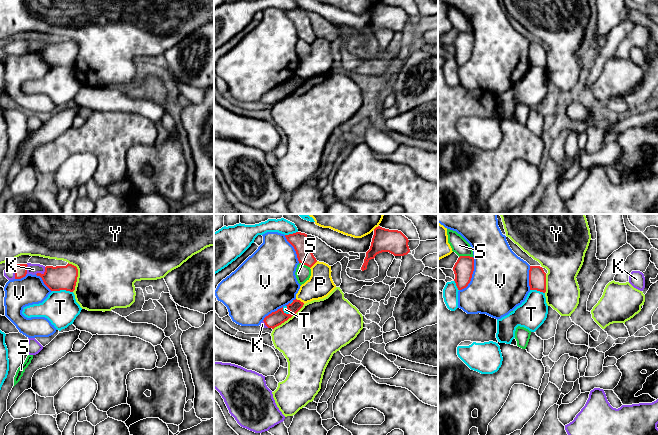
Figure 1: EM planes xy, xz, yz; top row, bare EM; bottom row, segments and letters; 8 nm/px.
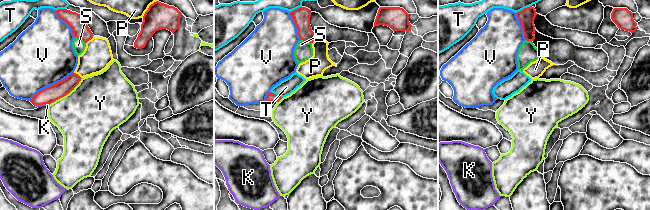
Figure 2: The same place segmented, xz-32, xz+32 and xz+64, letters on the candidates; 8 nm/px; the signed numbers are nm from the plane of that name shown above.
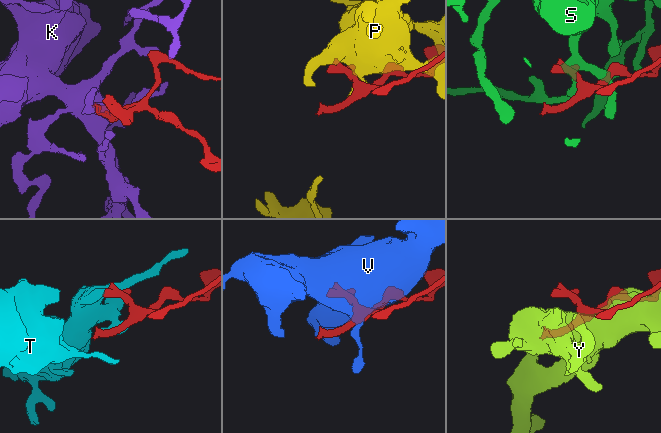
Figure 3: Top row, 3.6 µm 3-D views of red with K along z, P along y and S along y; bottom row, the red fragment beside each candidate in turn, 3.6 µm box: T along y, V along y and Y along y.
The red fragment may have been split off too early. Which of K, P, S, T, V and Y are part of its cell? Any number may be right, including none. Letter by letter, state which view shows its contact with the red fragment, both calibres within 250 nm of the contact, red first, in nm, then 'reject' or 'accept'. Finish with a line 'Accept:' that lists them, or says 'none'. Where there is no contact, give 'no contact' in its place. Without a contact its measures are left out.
K: xy | 190/90 nm | accept
P: xz | 120/200 nm | reject
S: yz | 160/140 nm | reject
T: xy | 190/280 nm | reject
V: yz | 160/460 nm | reject
Y: xy | 190/480 nm | reject
Accept: K

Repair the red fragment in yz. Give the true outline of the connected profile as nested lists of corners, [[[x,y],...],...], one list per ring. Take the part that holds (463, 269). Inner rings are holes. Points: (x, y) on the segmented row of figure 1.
[[[460,256],[453,267],[455,283],[458,290],[468,286],[474,271],[474,258],[470,256]]]

